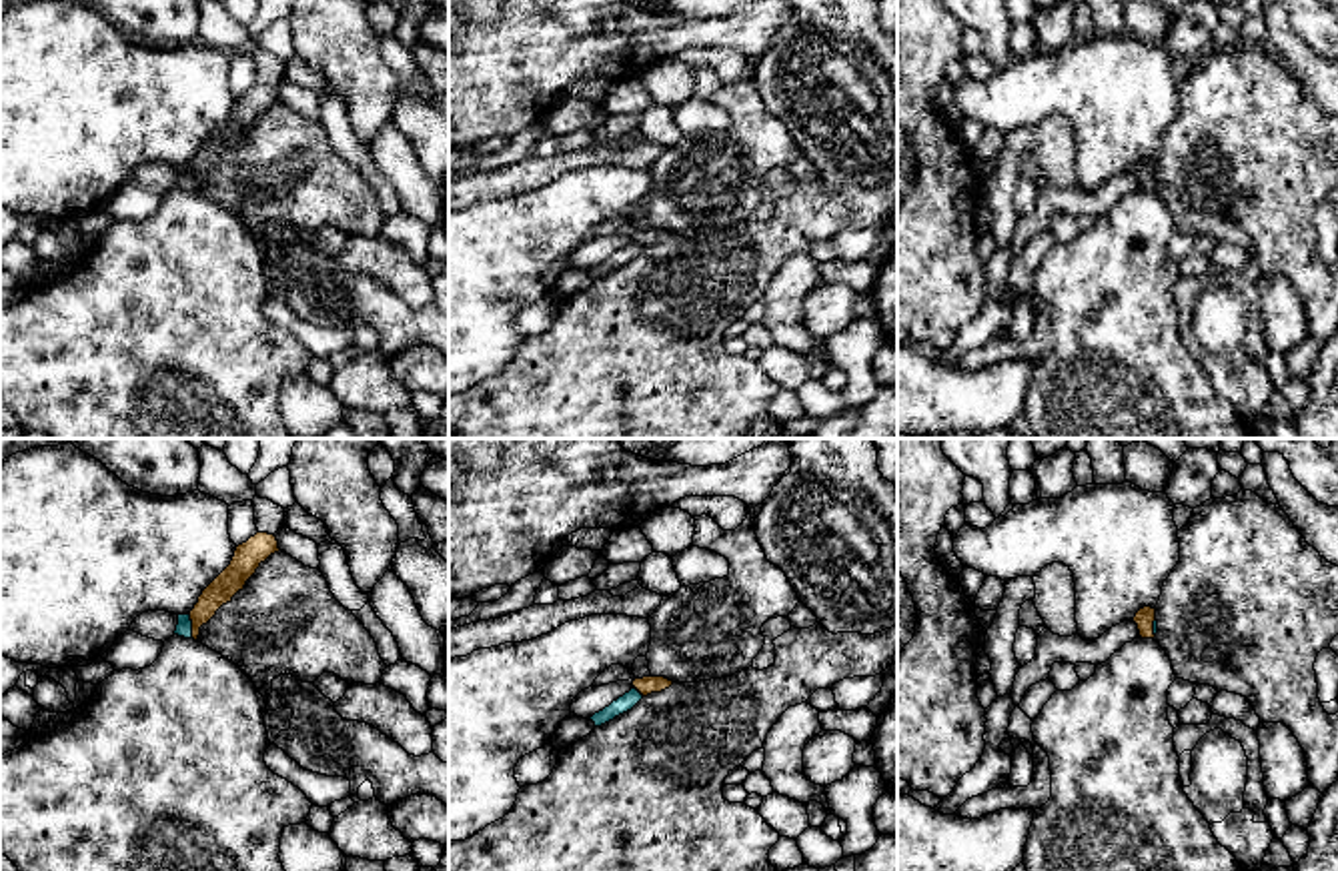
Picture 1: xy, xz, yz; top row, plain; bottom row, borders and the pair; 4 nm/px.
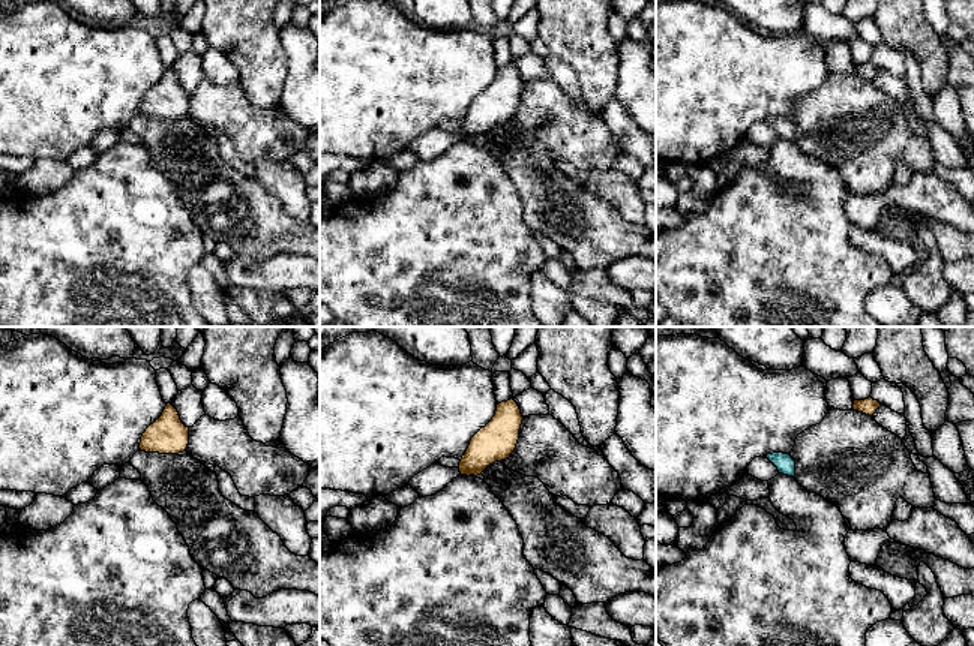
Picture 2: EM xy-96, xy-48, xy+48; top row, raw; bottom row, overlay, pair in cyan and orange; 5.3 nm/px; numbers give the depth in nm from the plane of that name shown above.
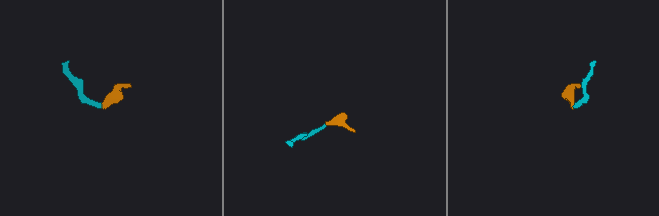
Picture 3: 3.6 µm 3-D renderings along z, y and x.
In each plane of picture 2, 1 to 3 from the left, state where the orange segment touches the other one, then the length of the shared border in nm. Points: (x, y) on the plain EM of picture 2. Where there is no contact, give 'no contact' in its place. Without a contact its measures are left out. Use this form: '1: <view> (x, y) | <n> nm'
1: no contact
2: no contact
3: no contact

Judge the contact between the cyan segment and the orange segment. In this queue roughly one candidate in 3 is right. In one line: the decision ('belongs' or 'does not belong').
belongs

